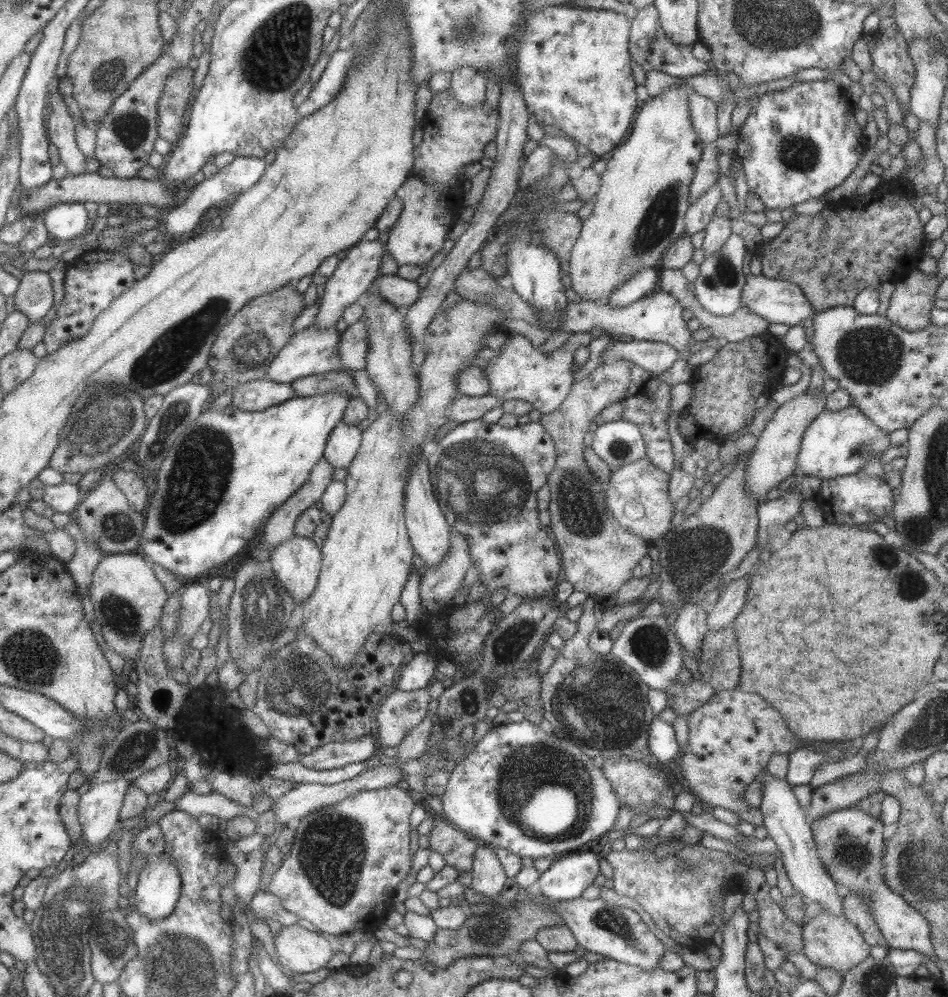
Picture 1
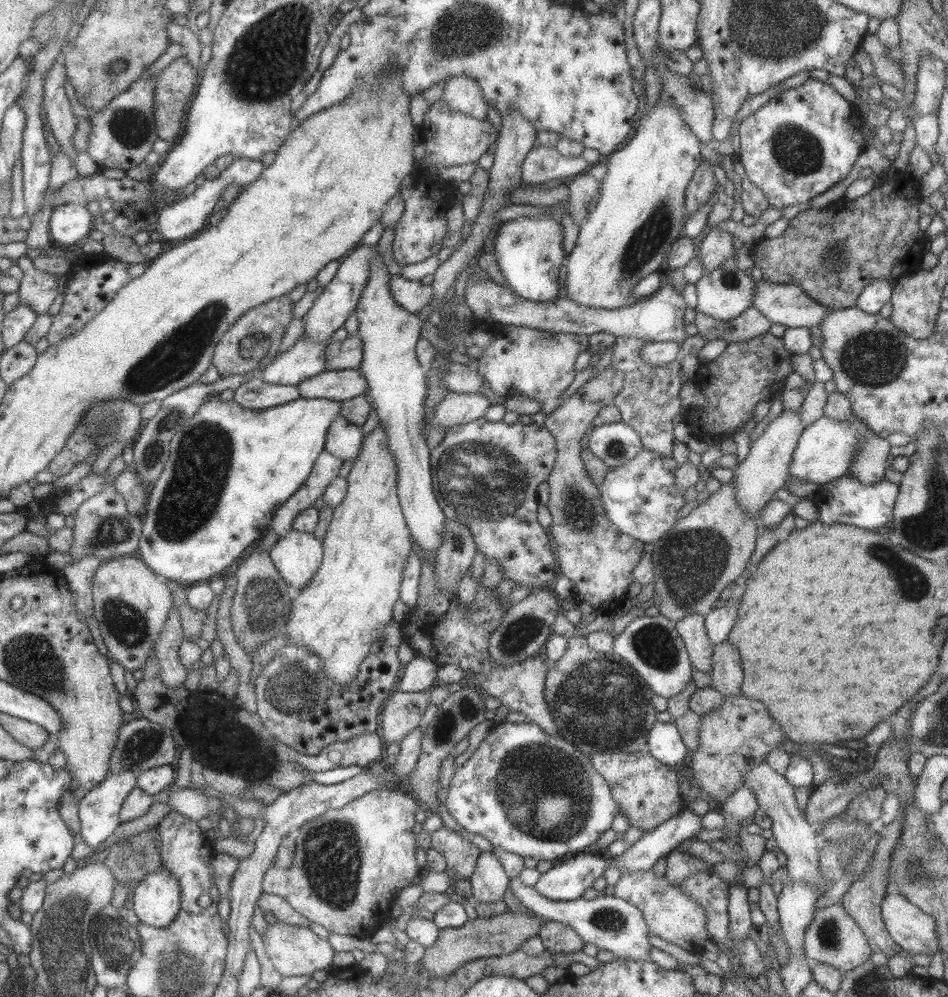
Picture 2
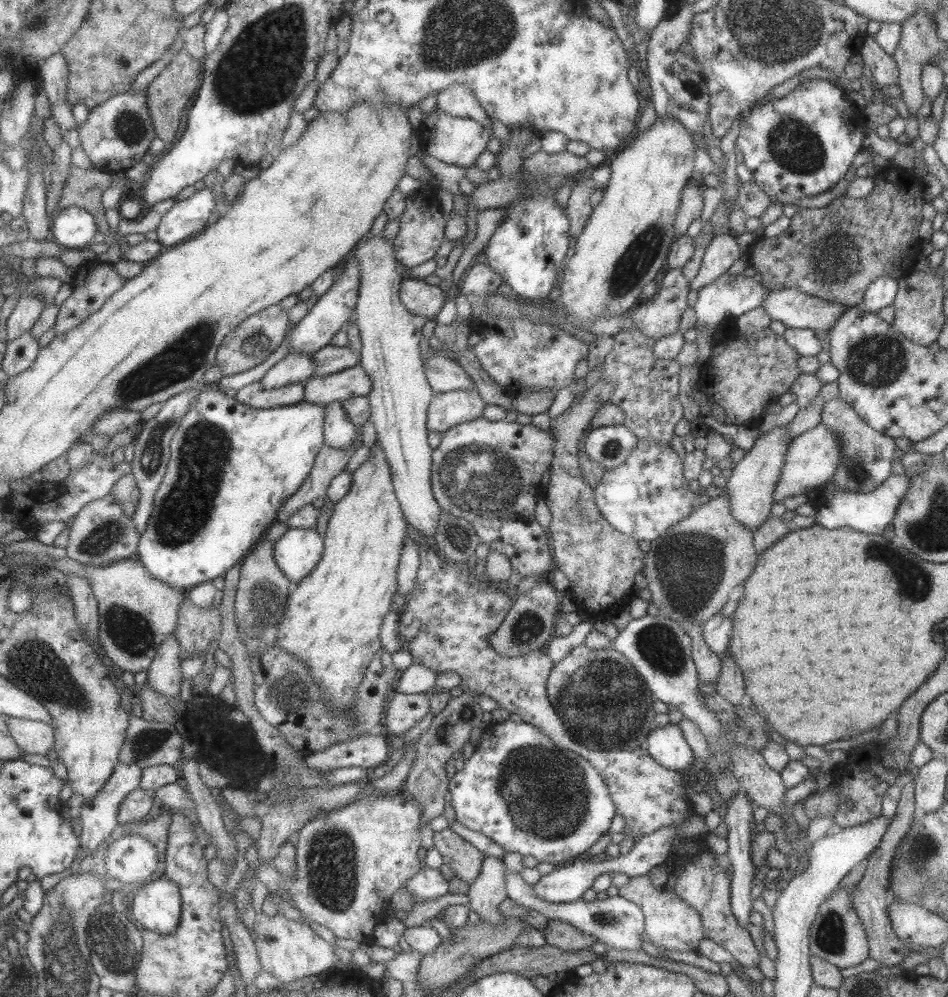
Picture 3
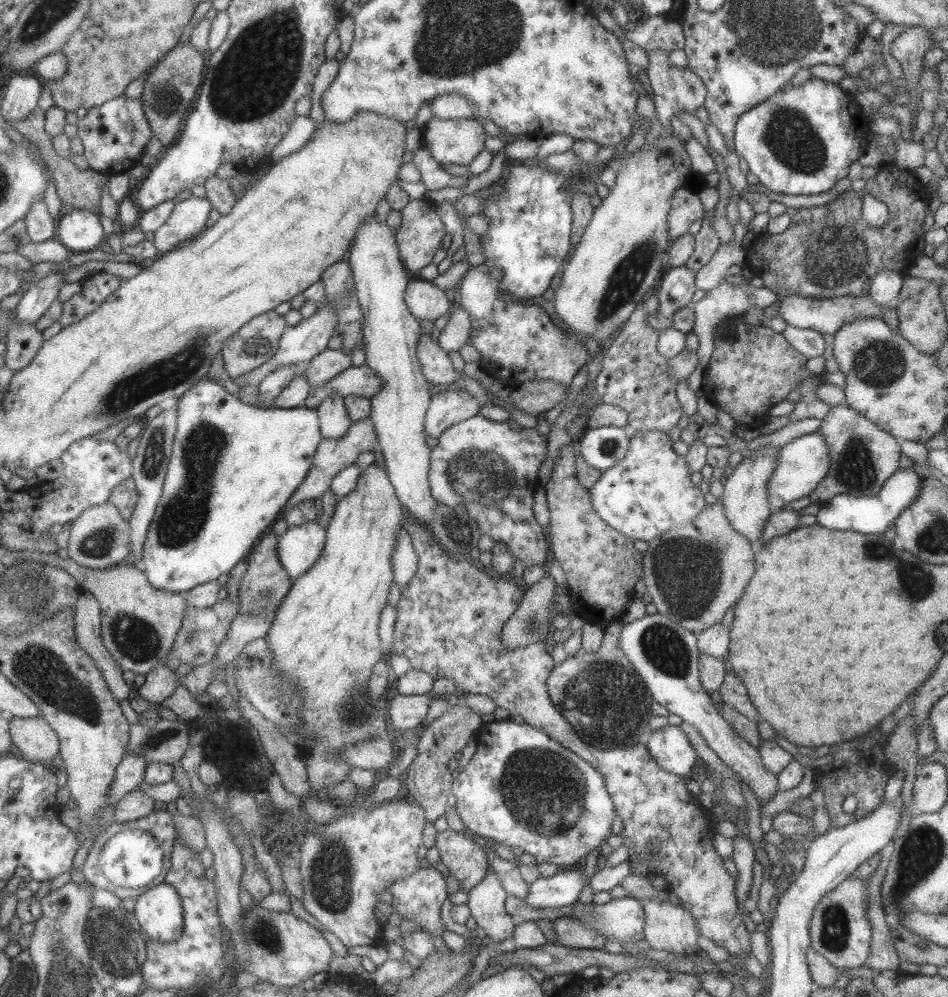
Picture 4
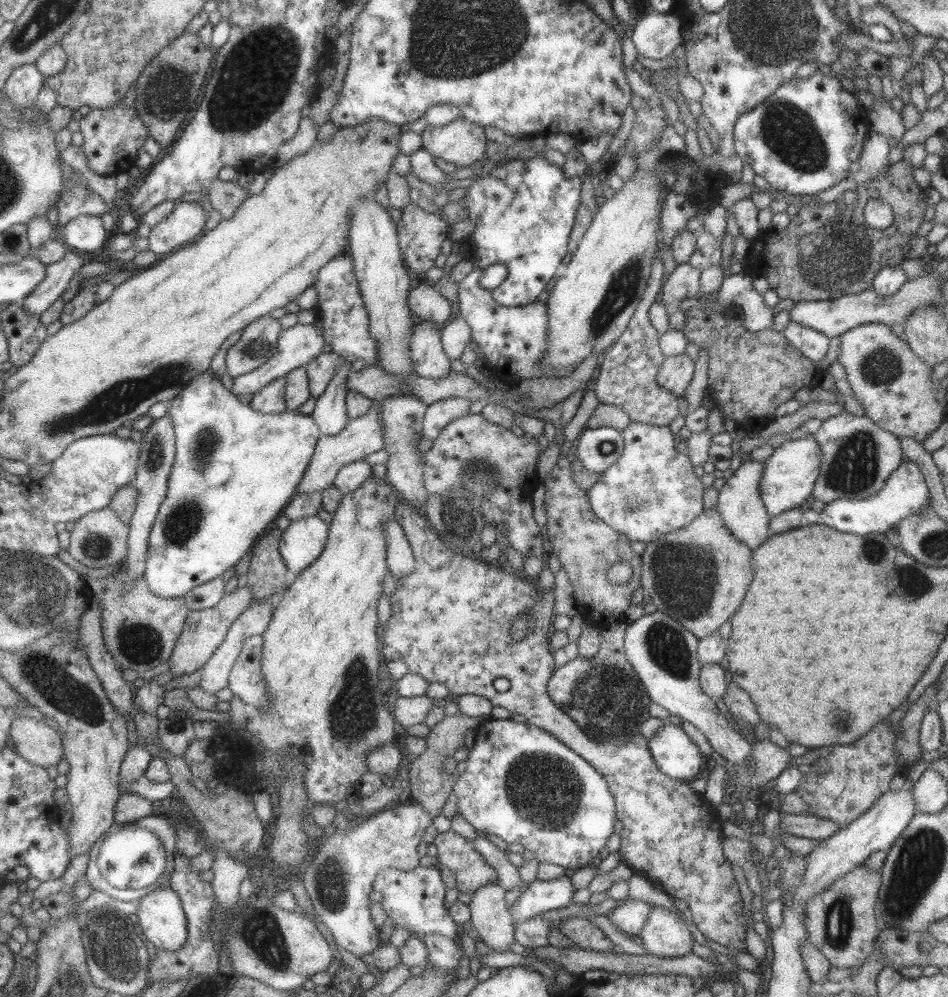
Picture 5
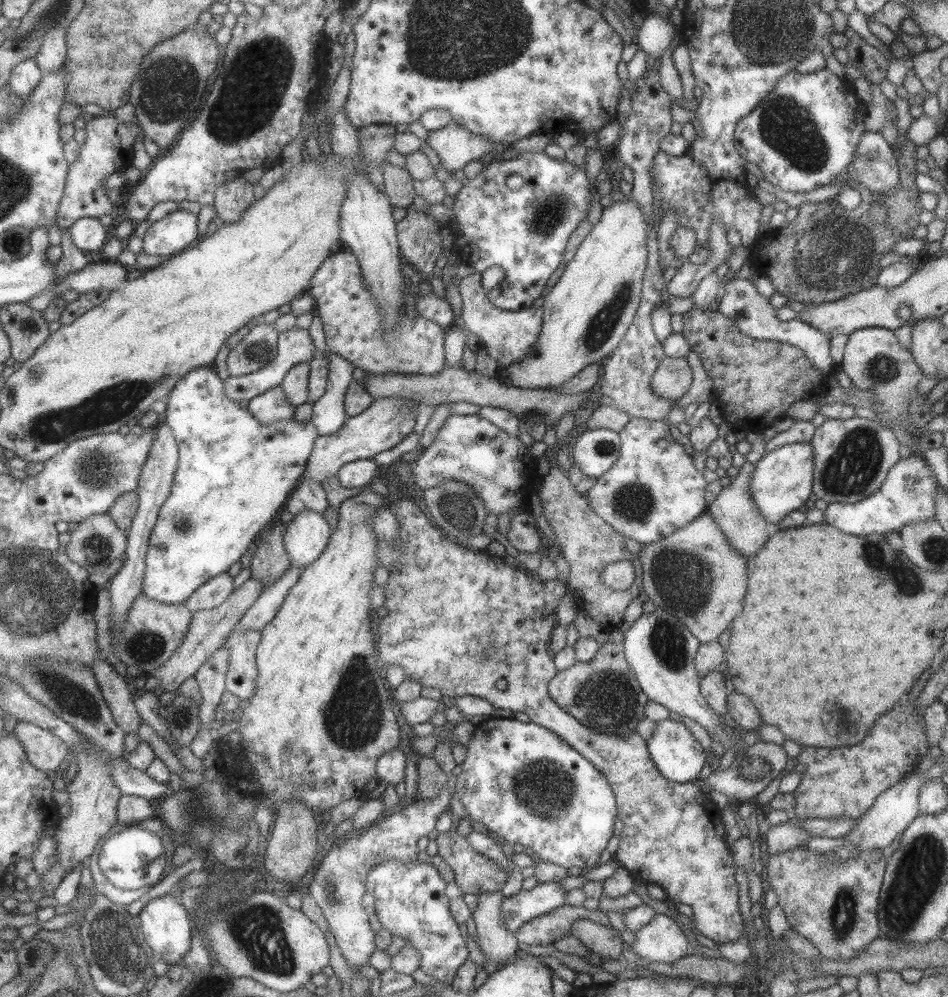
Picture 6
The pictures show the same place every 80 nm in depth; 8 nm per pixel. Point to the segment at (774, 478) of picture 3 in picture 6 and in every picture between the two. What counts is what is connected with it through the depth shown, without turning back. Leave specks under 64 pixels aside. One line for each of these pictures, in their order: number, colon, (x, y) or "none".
4: (744, 499)
5: (739, 505)
6: (734, 511)

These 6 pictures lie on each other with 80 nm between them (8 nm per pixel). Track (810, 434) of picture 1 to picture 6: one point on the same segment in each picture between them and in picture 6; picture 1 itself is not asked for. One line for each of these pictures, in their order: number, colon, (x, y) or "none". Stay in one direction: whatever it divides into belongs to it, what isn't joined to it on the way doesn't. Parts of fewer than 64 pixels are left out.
2: (824, 449)
3: (811, 459)
4: (801, 464)
5: (788, 476)
6: (781, 482)

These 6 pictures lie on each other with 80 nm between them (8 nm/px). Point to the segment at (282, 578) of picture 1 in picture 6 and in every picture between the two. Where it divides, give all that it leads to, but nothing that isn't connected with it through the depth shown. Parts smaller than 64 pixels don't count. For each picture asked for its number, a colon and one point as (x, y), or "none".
2: (296, 556)
3: (297, 551)
4: (297, 549)
5: (302, 541)
6: (305, 537)

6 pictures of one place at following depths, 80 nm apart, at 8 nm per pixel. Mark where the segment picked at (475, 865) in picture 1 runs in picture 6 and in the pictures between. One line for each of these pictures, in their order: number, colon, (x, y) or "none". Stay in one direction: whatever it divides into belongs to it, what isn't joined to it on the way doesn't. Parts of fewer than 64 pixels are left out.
2: (488, 881)
3: (487, 890)
4: (485, 900)
5: (489, 916)
6: (496, 944)

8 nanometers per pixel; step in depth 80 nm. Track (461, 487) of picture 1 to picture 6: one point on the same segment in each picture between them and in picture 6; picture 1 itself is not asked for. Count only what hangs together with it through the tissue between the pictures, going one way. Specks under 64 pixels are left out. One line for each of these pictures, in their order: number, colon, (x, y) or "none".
2: (485, 475)
3: (487, 472)
4: (490, 468)
5: (495, 468)
6: (500, 469)

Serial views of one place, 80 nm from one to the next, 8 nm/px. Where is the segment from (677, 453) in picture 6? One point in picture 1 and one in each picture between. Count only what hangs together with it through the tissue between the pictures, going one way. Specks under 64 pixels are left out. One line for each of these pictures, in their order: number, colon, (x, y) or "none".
1: (636, 494)
2: (639, 497)
3: (641, 498)
4: (649, 491)
5: (651, 490)

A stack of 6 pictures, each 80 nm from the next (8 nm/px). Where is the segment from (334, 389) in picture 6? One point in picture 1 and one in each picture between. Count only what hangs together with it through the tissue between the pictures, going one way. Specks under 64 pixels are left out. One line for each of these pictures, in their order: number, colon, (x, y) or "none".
1: (343, 442)
2: (343, 440)
3: (338, 432)
4: (333, 421)
5: (329, 413)

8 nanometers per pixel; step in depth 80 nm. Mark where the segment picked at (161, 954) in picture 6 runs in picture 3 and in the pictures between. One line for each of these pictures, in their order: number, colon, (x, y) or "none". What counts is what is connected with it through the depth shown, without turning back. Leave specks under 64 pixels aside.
3: (156, 906)
4: (158, 911)
5: (162, 923)

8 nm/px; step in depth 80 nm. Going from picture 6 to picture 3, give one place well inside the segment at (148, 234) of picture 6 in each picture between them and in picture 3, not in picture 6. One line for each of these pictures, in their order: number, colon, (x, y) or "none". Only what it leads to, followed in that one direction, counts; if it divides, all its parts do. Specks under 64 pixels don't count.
3: (187, 217)
4: (187, 219)
5: (185, 223)

